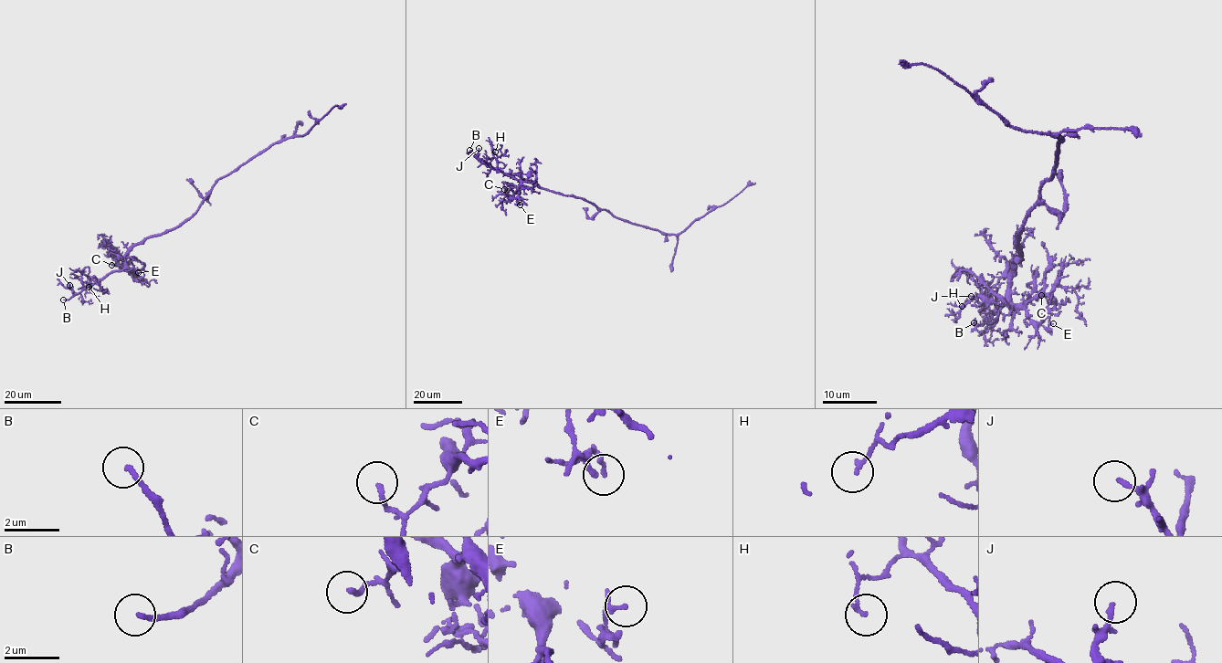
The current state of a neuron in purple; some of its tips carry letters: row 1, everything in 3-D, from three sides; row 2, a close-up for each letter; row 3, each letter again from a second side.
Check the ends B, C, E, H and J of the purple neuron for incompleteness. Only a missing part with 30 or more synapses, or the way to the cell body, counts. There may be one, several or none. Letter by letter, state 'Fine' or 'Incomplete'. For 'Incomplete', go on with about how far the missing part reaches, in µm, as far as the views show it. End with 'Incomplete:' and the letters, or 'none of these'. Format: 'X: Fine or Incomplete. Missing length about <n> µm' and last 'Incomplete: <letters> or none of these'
B: Incomplete. Missing length about 15 µm
C: Fine
E: Fine
H: Fine
J: Fine
Incomplete: B

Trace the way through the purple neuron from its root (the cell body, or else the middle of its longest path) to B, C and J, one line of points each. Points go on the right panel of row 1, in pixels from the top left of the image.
B: (1039, 194), (1018, 233), (1022, 252), (1013, 262), (1010, 297), (984, 325), (974, 322)
C: (1039, 194), (1018, 233), (1022, 252), (1013, 262), (1009, 299), (1022, 304), (1034, 292), (1041, 295)
J: (1039, 194), (1018, 233), (1022, 252), (1013, 262), (1010, 297), (988, 320), (971, 296)

